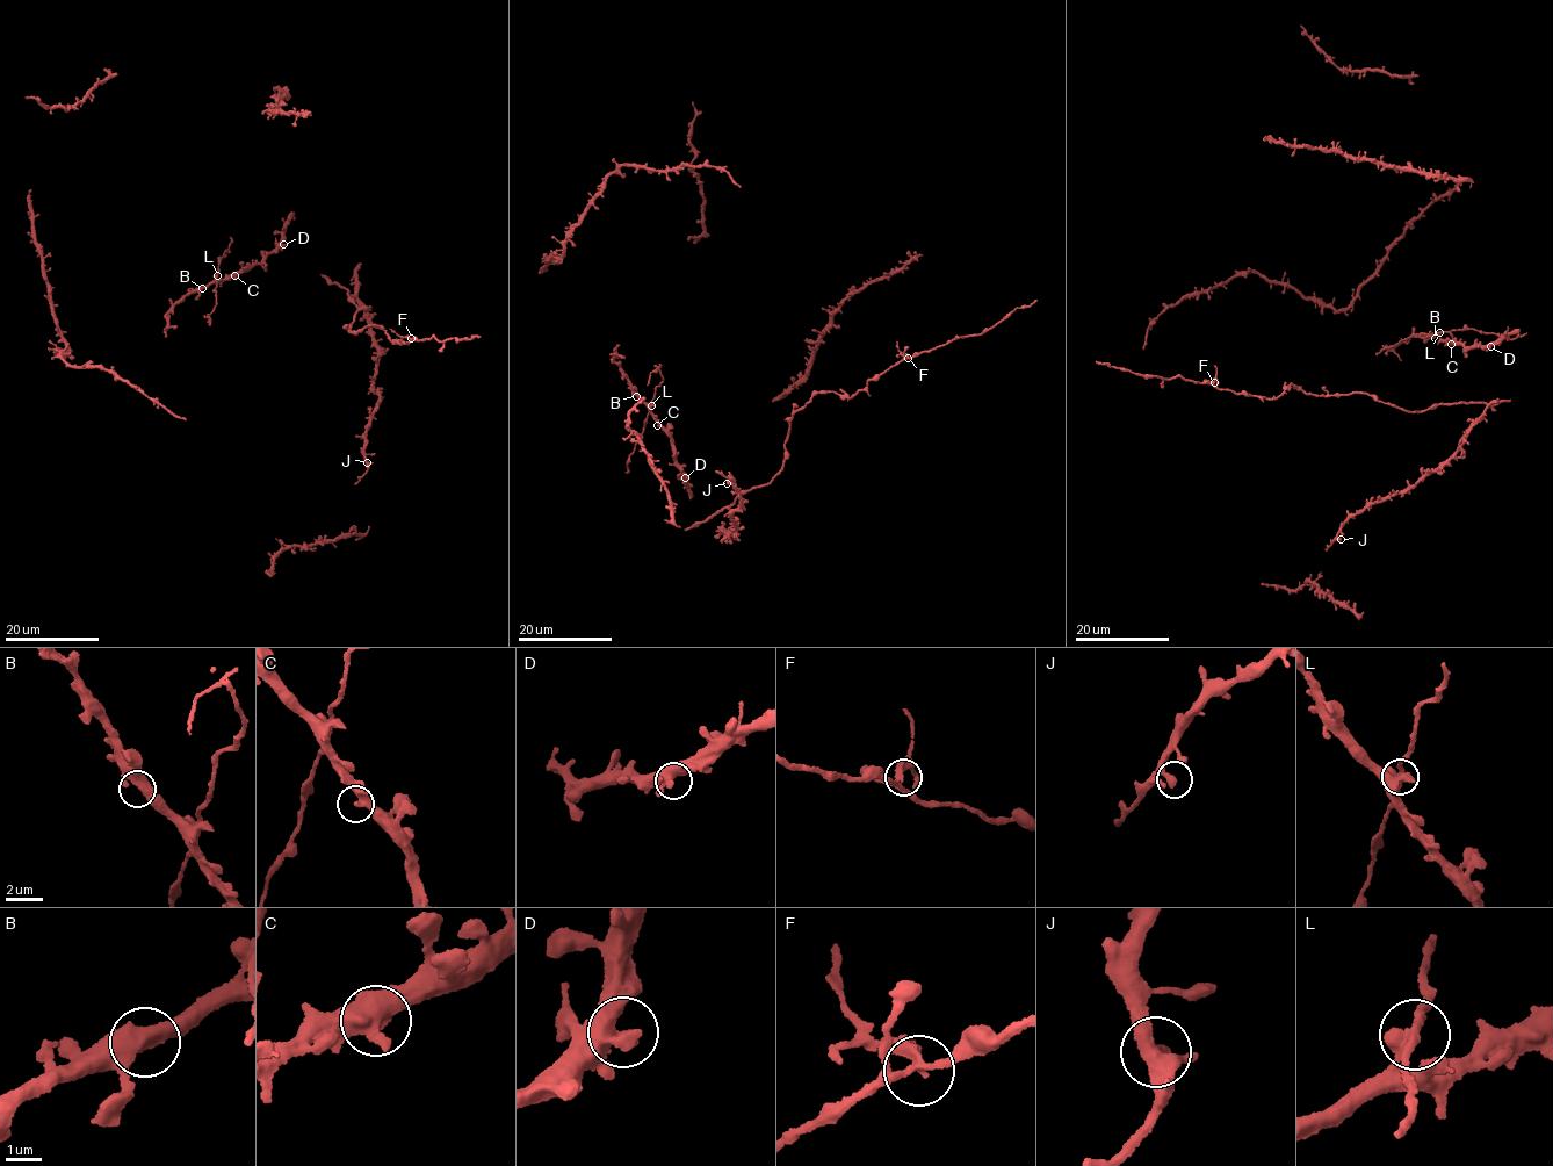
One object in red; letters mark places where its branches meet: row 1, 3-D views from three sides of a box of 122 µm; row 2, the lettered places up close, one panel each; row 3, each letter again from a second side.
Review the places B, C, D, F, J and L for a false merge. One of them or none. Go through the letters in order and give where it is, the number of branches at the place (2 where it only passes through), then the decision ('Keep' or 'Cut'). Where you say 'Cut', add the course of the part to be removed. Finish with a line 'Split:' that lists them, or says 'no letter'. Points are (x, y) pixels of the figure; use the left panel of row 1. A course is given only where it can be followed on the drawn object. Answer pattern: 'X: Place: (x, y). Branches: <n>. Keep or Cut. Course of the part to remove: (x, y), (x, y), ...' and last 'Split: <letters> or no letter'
B: Place: (202, 288). Branches: 3. Keep
C: Place: (235, 275). Branches: 3. Keep
D: Place: (283, 244). Branches: 3. Keep
F: Place: (411, 338). Branches: 3. Keep
J: Place: (367, 462). Branches: 2. Keep
L: Place: (217, 275). Branches: 3. Cut. Course of the part to remove: (216, 275), (219, 263), (229, 249), (230, 237)
Split: L

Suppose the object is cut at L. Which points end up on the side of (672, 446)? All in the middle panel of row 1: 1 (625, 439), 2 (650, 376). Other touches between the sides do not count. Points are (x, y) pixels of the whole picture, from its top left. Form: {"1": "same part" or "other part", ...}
{"1": "same part", "2": "other part"}

